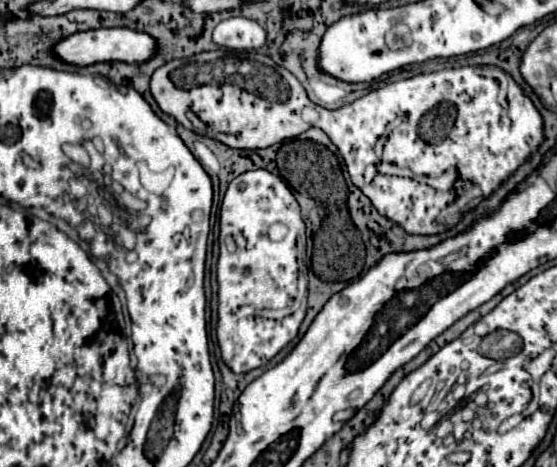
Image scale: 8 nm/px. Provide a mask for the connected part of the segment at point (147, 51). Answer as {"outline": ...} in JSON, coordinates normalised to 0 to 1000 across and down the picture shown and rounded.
{"outline":[[[183,60],[183,64],[154,64],[147,73],[129,73],[97,99],[97,116],[111,124],[111,133],[126,133],[129,141],[162,141],[172,133],[230,133],[255,137],[280,116],[280,90],[266,73],[226,64],[226,60]]]}

